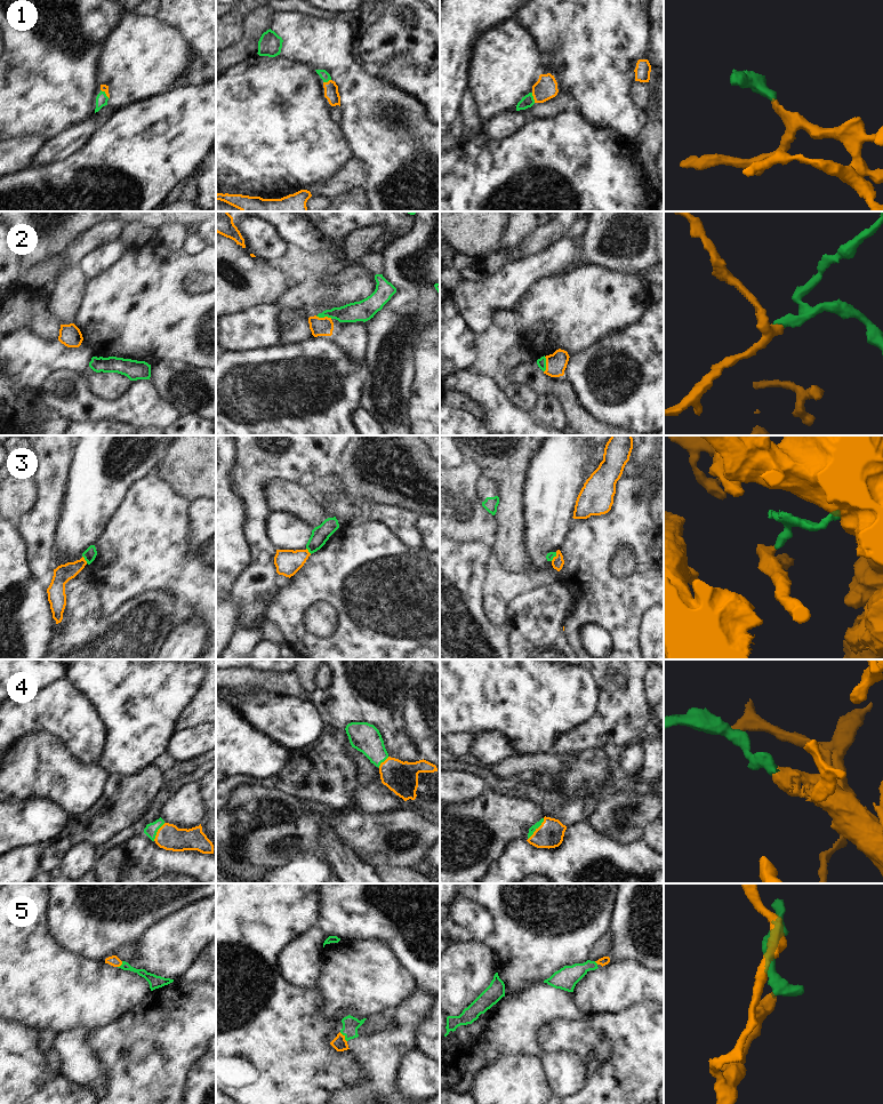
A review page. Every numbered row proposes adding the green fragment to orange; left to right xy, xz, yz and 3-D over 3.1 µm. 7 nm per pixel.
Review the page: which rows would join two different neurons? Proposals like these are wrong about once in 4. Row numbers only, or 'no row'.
3

